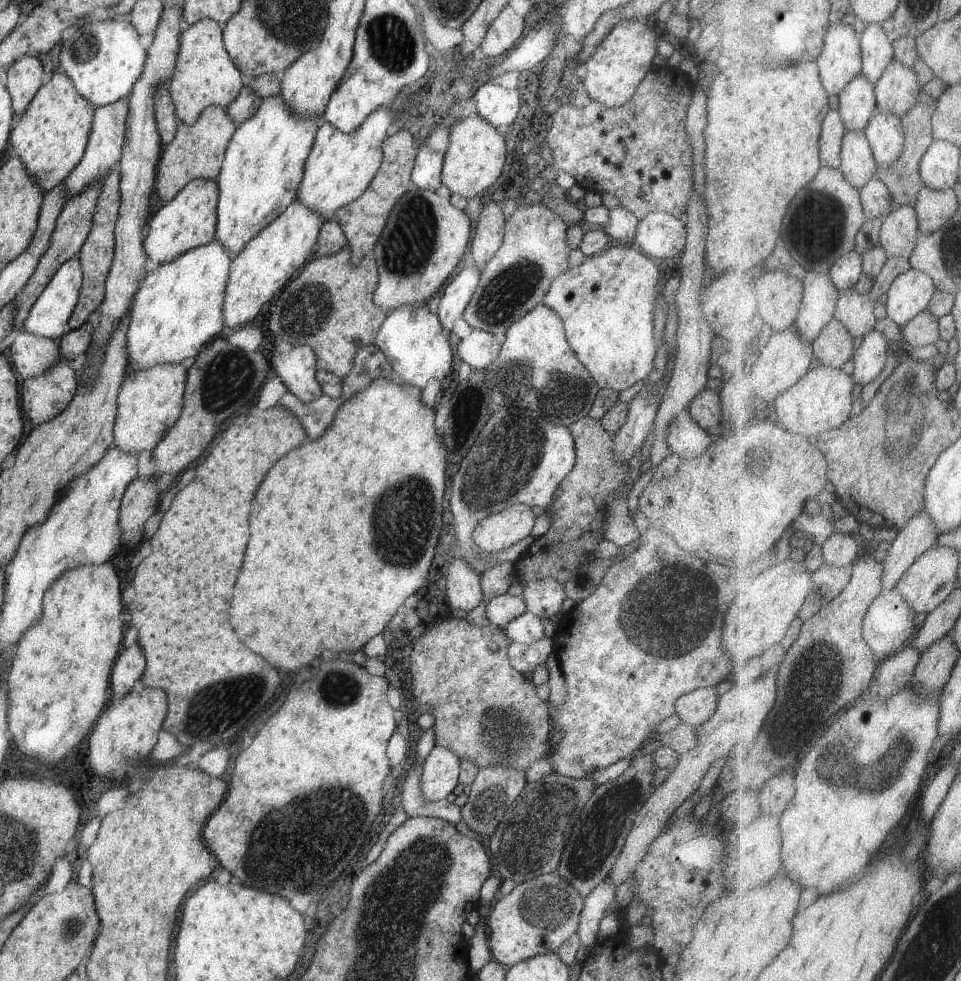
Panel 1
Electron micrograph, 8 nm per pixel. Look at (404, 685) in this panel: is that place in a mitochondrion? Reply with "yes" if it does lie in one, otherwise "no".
no

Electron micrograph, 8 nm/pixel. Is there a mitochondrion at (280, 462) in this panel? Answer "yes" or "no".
no

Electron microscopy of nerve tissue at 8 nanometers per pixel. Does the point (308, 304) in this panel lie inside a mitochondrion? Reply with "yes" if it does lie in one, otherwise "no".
yes

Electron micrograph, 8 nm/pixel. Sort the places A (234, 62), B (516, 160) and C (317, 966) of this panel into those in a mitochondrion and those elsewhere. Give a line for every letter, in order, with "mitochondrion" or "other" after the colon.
A: other
B: other
C: other

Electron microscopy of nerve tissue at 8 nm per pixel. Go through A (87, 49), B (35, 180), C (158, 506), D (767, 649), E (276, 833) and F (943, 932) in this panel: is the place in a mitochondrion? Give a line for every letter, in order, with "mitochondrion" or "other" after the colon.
A: mitochondrion
B: other
C: other
D: other
E: mitochondrion
F: mitochondrion

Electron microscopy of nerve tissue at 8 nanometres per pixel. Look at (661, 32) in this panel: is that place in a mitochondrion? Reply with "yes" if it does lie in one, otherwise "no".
no

